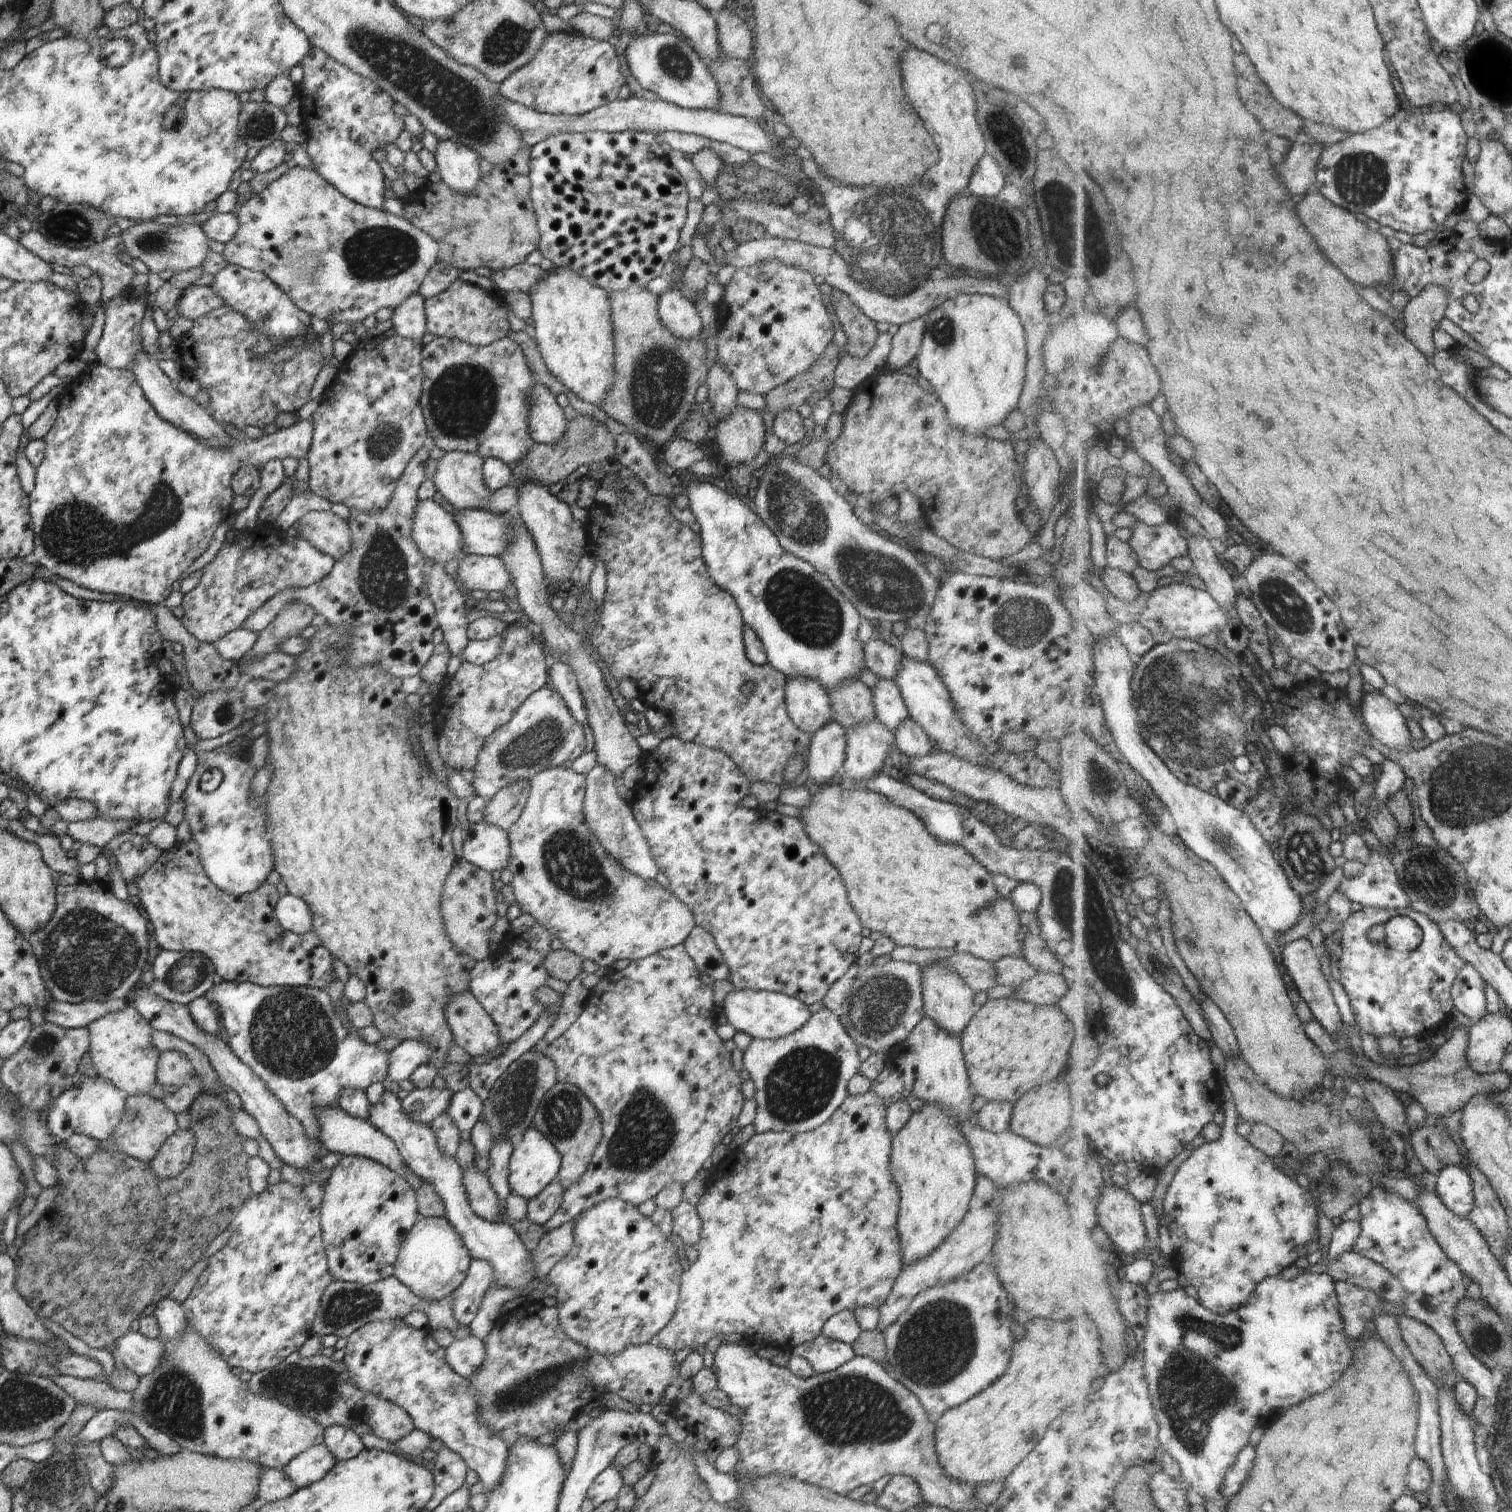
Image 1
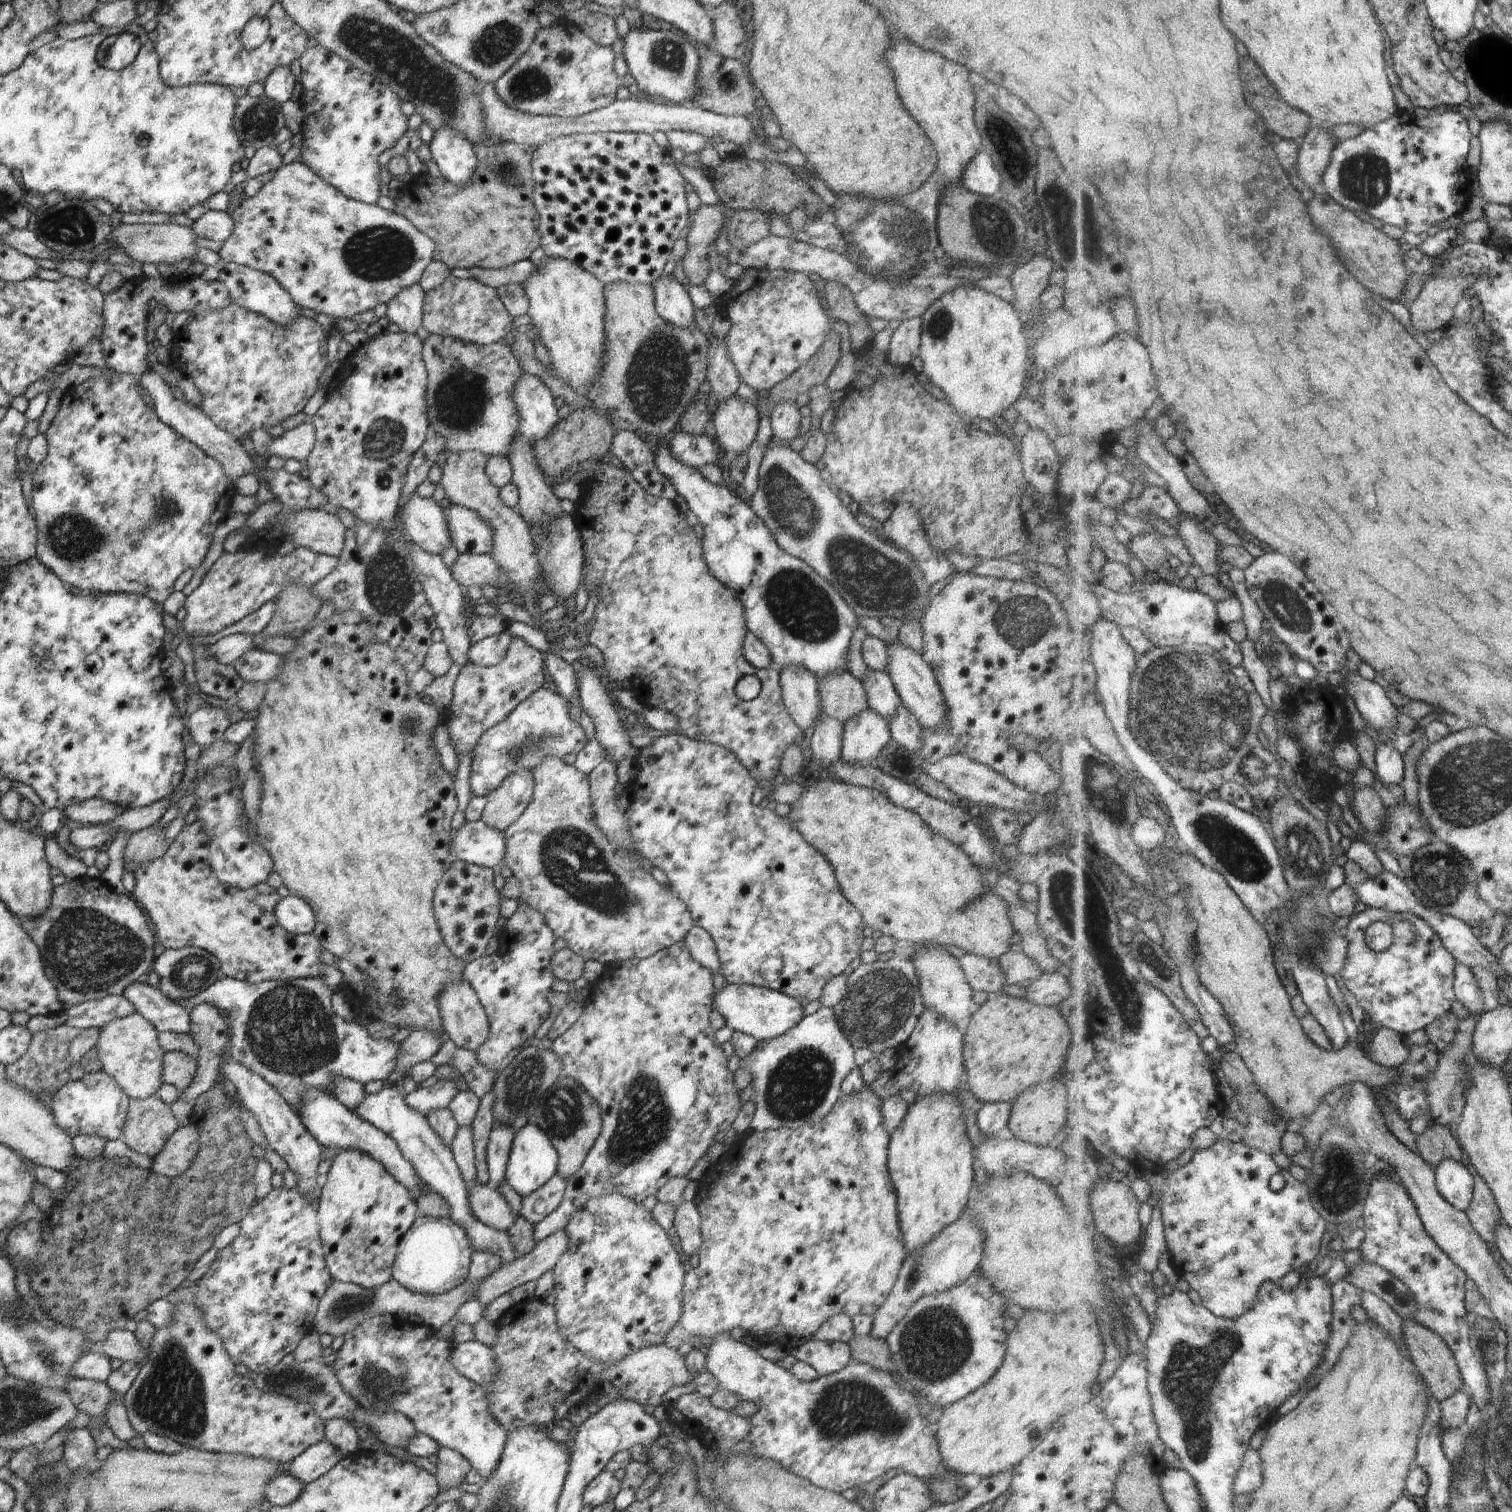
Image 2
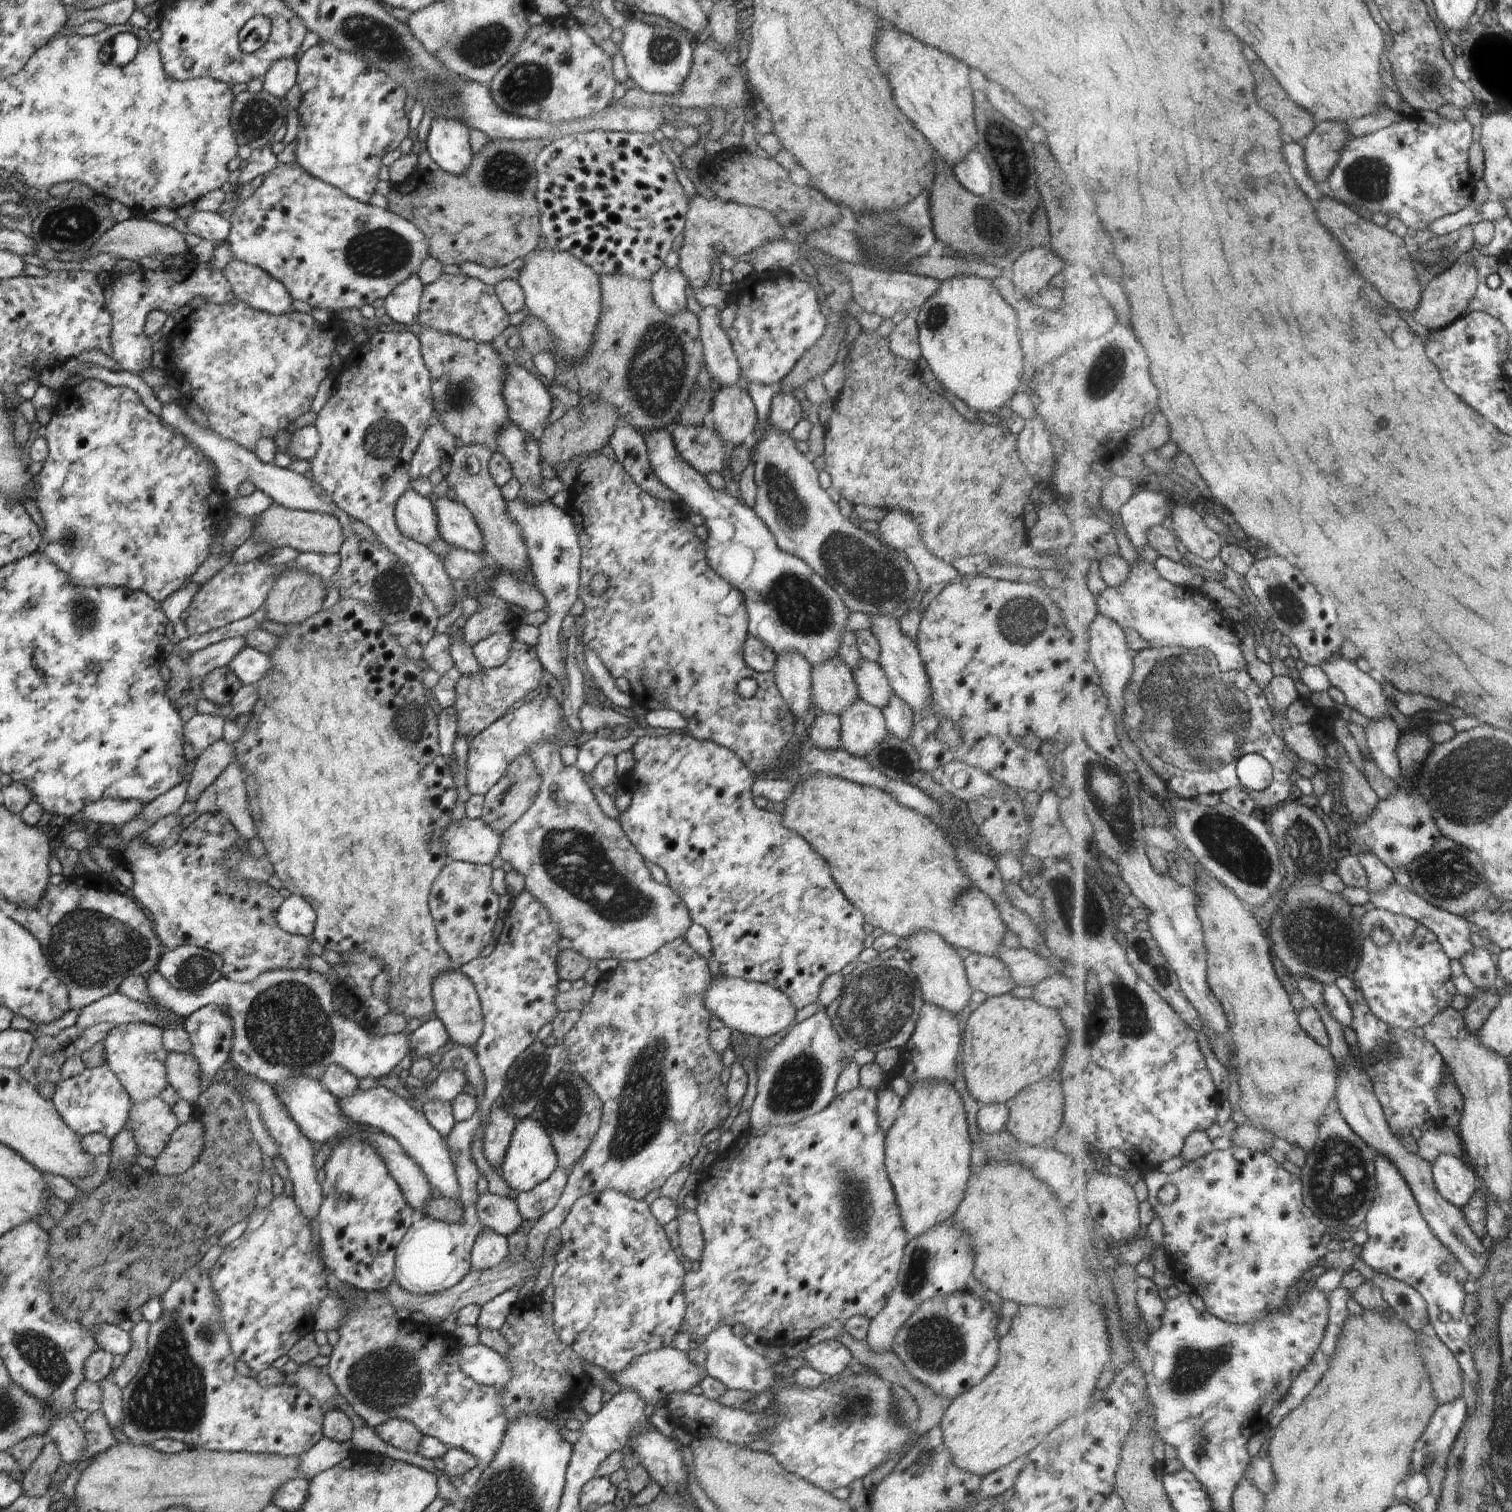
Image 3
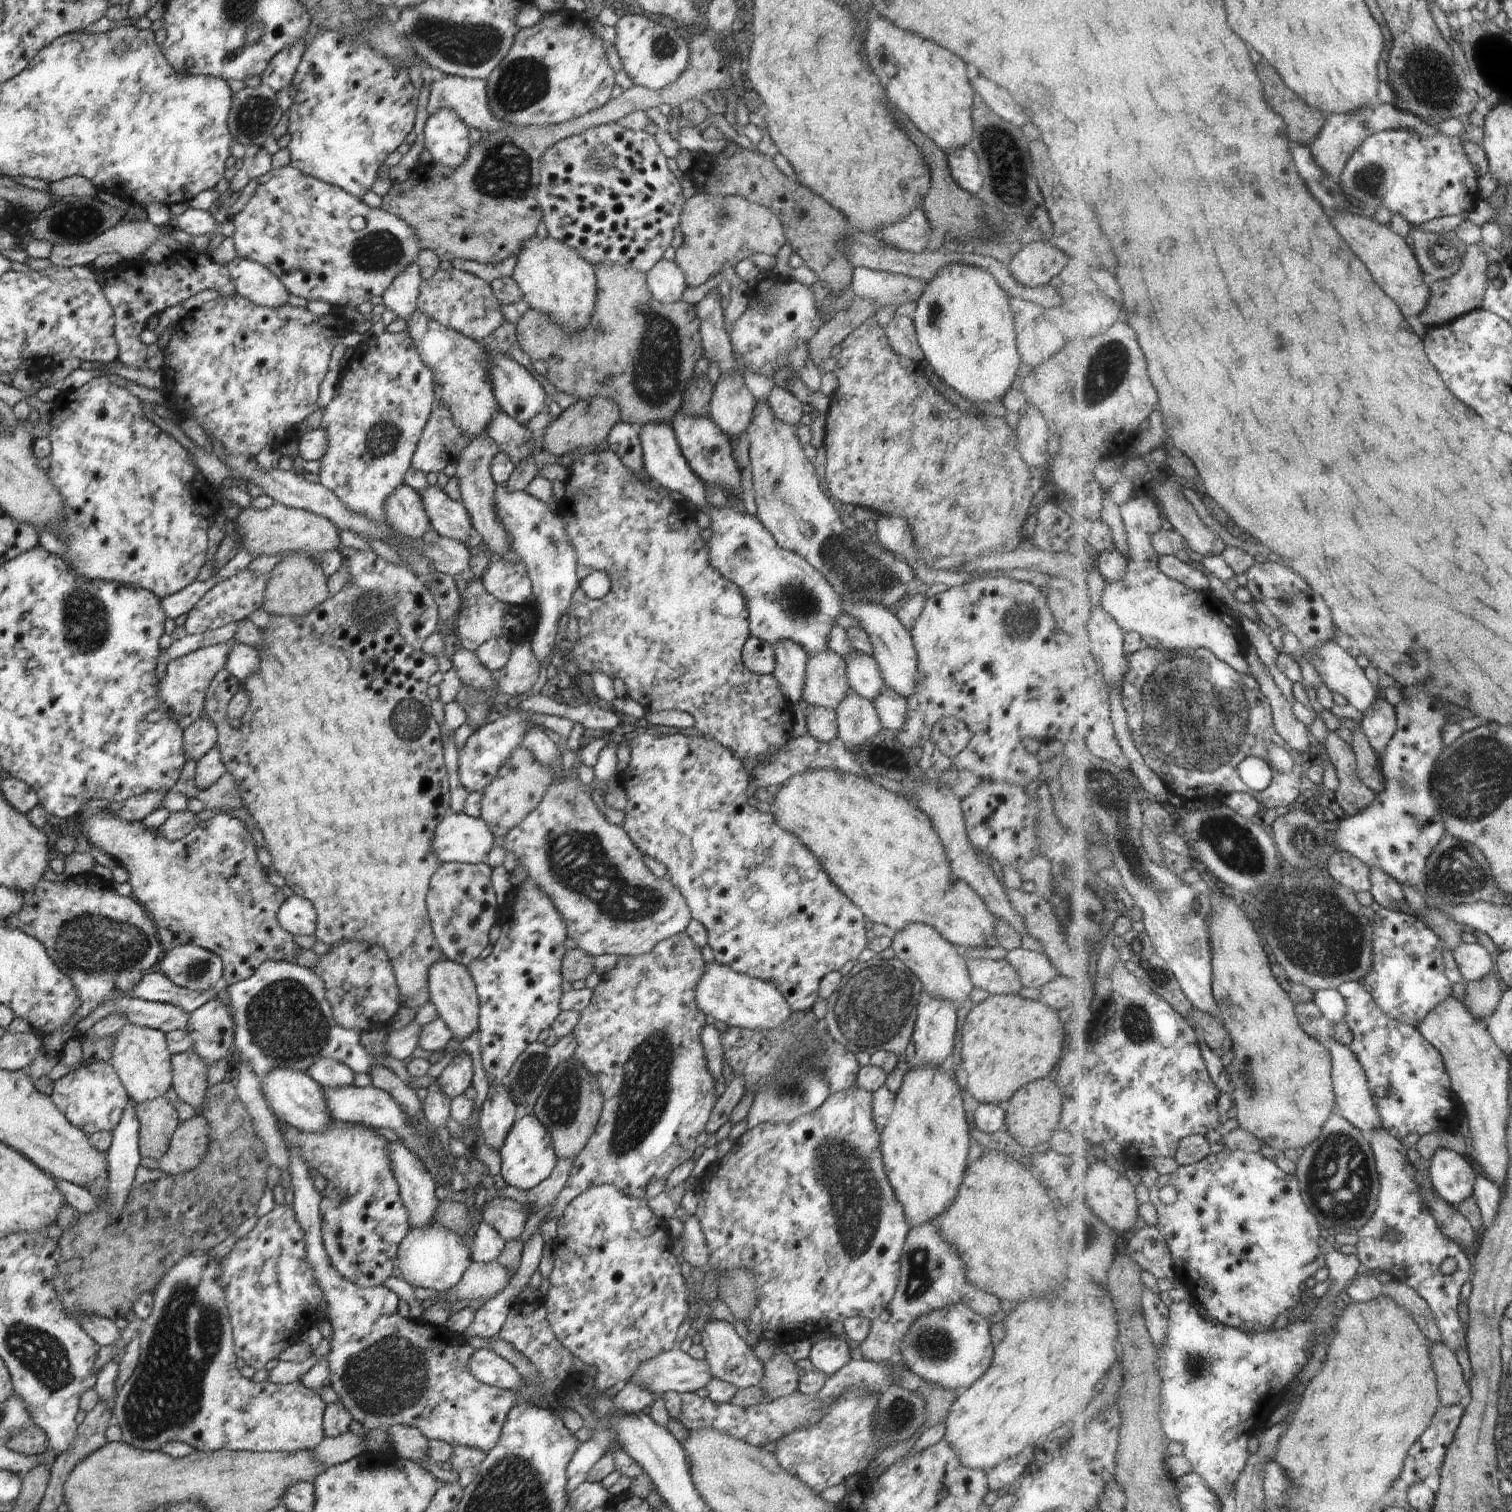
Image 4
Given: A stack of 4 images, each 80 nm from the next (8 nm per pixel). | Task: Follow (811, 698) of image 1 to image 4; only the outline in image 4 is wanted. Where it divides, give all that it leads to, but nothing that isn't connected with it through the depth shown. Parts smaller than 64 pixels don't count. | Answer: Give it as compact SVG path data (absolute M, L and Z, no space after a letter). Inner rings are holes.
M790 640L776 641L773 645L776 668L773 670L780 692L792 703L802 698L802 687L808 660L807 652Z

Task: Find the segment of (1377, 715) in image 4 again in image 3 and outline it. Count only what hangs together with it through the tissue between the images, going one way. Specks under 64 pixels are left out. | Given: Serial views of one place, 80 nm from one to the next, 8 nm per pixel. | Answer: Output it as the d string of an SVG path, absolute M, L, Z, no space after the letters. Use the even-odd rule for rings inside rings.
M1392 716L1382 720L1370 720L1370 728L1366 729L1371 756L1376 764L1384 770L1386 776L1392 780L1399 780L1402 776L1402 764L1398 758L1398 742L1403 730L1400 730L1398 720Z

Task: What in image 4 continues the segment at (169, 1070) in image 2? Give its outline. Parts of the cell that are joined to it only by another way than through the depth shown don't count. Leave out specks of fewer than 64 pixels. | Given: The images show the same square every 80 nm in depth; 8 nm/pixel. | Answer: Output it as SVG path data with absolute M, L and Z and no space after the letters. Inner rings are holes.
M193 1049L172 1055L171 1067L173 1088L182 1102L199 1110L207 1093L208 1066L205 1060Z

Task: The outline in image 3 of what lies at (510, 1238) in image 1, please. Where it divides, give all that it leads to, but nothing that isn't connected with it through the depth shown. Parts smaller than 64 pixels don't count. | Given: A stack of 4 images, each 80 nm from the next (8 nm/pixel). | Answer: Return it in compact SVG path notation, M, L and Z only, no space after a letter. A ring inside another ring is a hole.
M374 1087L368 1090L356 1089L352 1094L341 1099L337 1098L341 1111L354 1123L368 1128L380 1128L384 1134L395 1138L405 1153L418 1164L431 1186L438 1188L444 1197L455 1202L459 1200L460 1185L457 1174L452 1166L450 1154L446 1148L447 1142L442 1135L428 1124L424 1113L411 1107L400 1095L384 1087Z

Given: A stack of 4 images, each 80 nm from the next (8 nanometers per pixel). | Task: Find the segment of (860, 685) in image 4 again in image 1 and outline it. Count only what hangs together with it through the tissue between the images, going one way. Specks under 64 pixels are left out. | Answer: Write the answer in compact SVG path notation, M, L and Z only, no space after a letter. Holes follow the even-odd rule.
M880 678L874 684L871 692L873 693L876 718L893 734L900 722L909 717L900 690L893 680Z

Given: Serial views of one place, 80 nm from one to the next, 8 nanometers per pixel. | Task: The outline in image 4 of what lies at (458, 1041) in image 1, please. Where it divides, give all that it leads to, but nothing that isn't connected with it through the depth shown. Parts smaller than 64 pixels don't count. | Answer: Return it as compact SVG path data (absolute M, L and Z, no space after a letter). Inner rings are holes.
M442 956L428 969L429 1000L436 1006L438 1016L460 1042L469 1037L479 1025L479 996L468 969Z

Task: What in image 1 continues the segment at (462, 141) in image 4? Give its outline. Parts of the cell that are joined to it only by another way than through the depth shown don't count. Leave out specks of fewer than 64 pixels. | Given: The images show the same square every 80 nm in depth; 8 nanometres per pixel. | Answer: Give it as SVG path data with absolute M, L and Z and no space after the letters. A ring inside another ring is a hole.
M438 140L433 154L440 178L457 193L472 192L481 177L479 156L462 143Z

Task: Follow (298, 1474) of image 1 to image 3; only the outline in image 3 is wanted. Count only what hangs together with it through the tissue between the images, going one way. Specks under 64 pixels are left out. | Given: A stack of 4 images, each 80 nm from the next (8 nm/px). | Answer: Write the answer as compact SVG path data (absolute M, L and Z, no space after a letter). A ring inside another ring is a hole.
M322 1437L310 1450L307 1450L301 1455L300 1468L305 1474L304 1477L306 1480L310 1481L313 1476L332 1468L333 1466L339 1465L345 1458L351 1456L351 1453L354 1450L354 1445L352 1441L338 1442L328 1437Z

